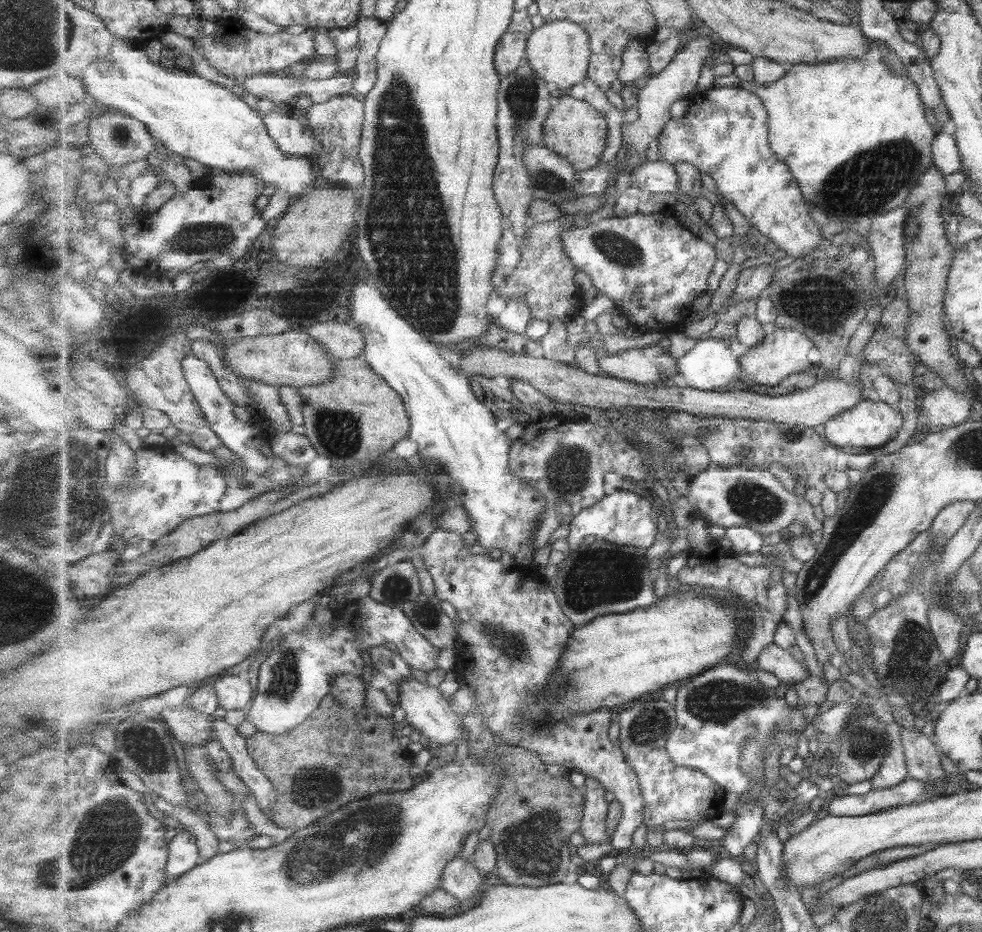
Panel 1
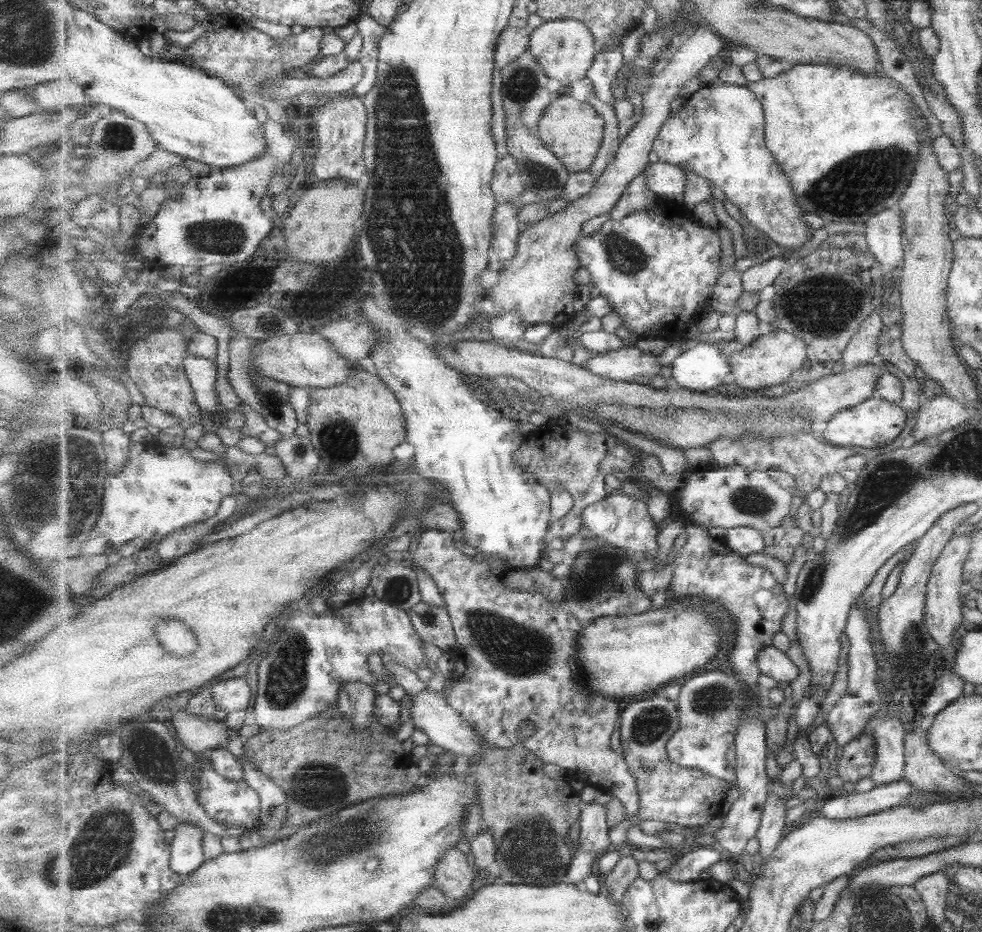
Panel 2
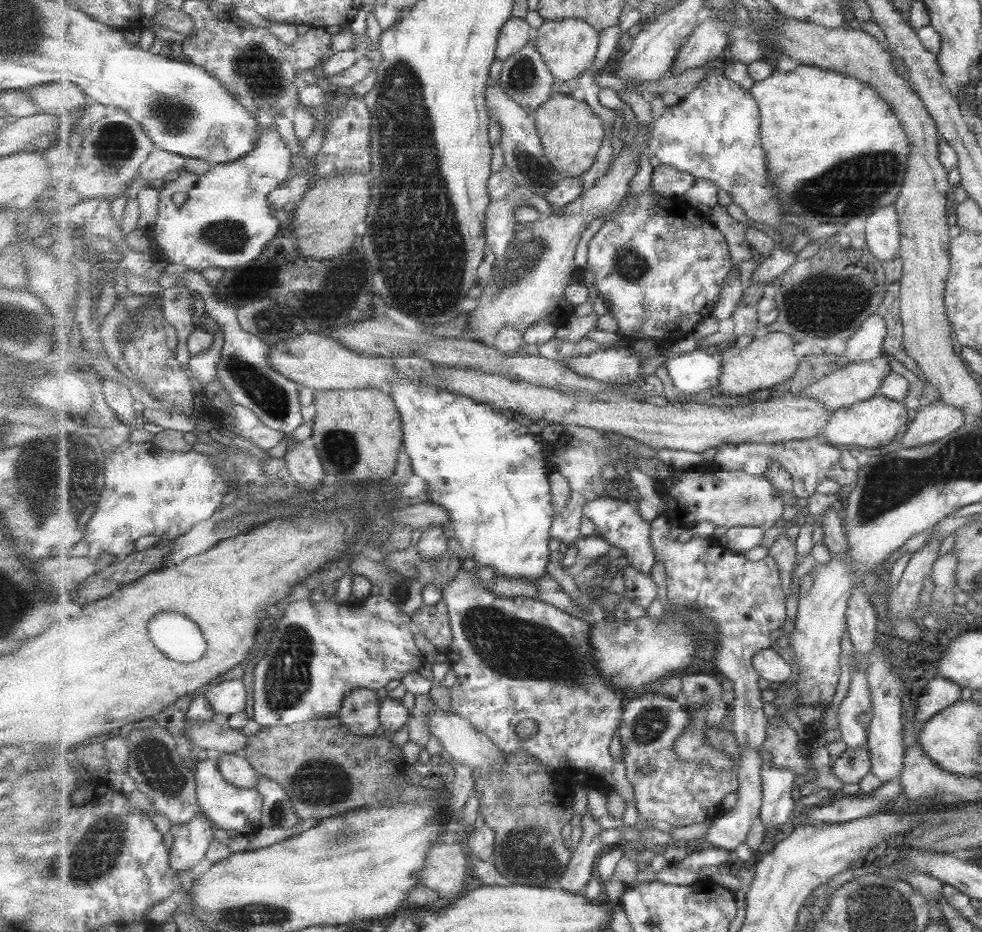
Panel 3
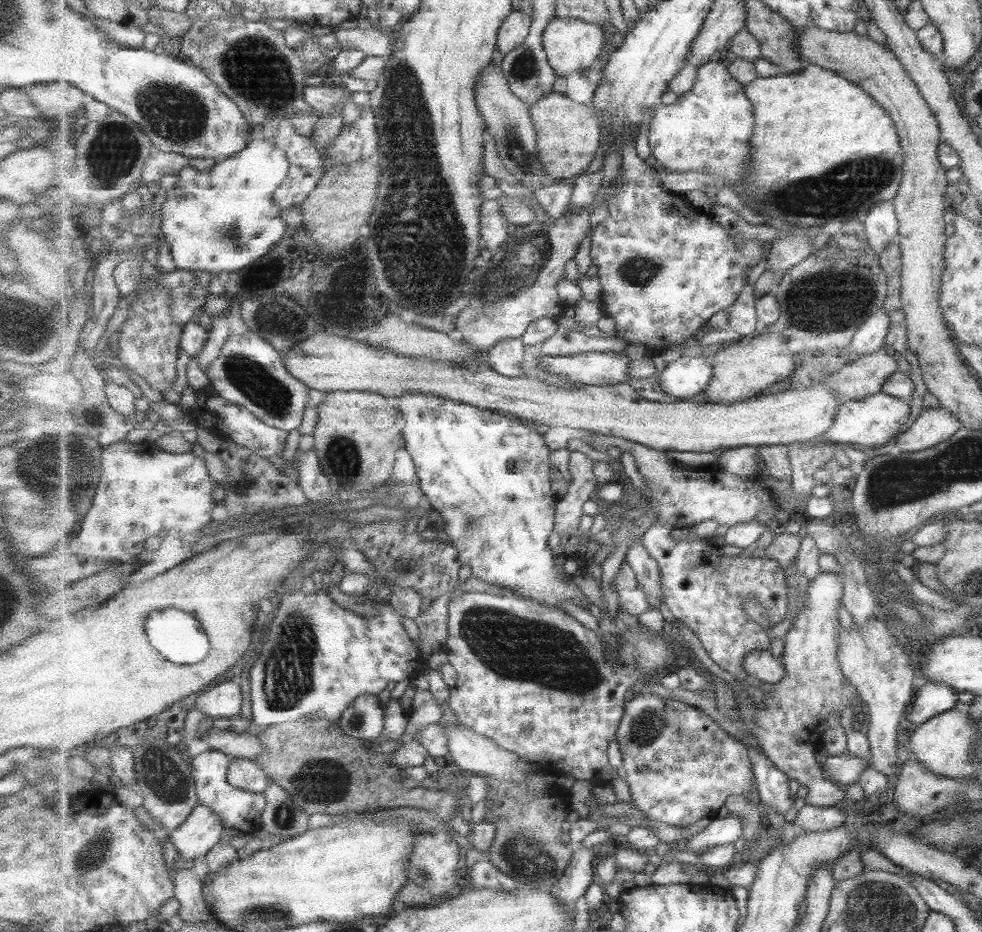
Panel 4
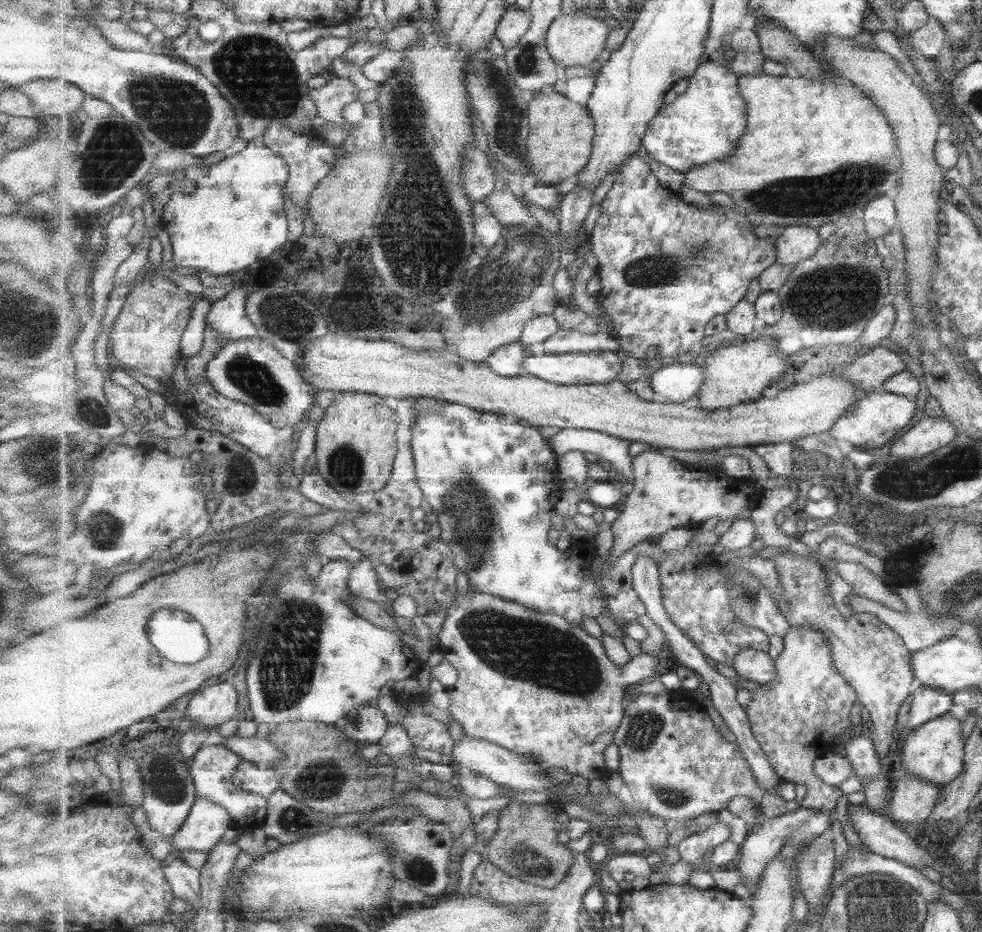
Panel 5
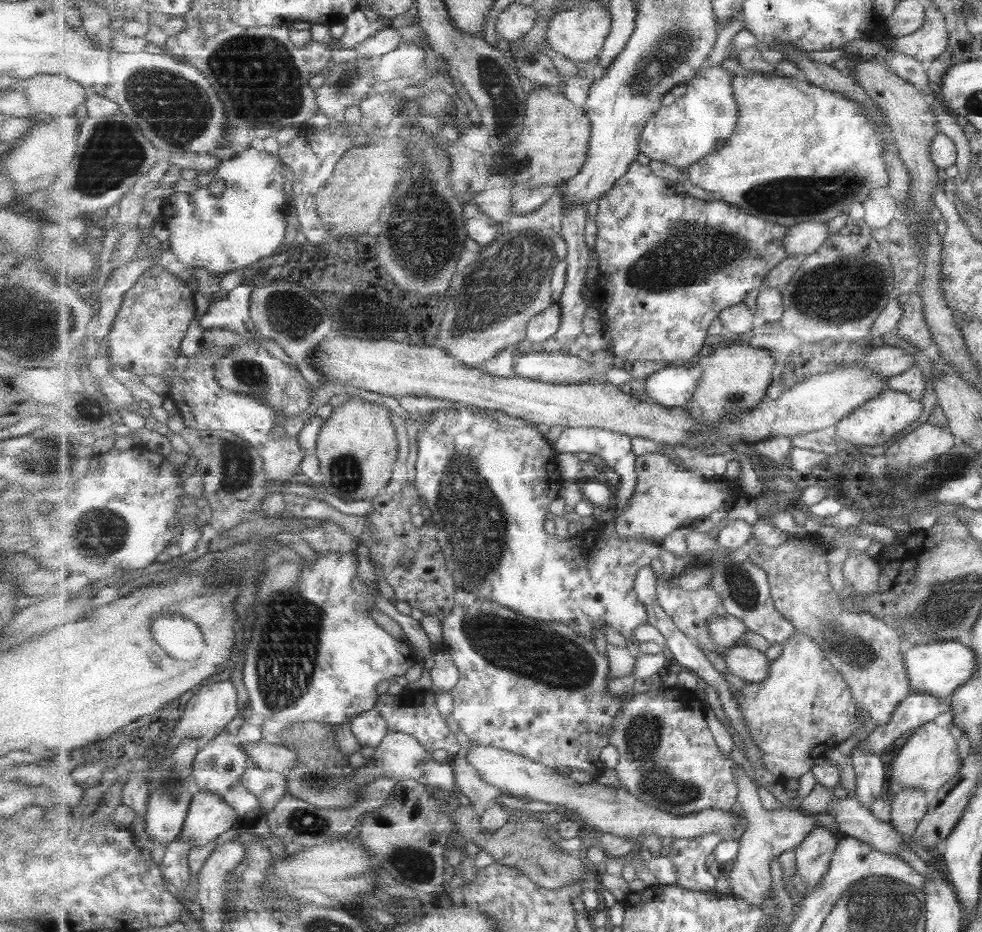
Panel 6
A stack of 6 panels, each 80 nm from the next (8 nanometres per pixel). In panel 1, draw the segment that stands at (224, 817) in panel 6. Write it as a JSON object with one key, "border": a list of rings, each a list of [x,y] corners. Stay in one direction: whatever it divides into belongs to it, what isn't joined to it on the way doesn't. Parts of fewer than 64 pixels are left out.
{"border":[[[177,831],[177,834],[169,842],[169,859],[167,862],[167,874],[171,879],[177,879],[206,862],[201,858],[197,838],[193,832]]]}

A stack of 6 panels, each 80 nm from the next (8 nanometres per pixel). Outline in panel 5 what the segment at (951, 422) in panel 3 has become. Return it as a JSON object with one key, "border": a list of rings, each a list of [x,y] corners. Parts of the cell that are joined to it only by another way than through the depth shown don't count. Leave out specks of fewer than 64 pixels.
{"border":[[[921,416],[910,428],[899,434],[899,440],[893,444],[889,456],[905,461],[923,458],[949,446],[957,437],[957,428],[946,416]]]}

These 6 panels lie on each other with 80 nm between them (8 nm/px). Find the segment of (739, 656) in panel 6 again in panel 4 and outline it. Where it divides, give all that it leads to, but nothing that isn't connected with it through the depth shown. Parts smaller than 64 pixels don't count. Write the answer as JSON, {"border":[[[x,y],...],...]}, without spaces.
{"border":[[[769,650],[750,652],[745,657],[744,669],[749,676],[767,684],[775,684],[786,675],[782,657],[773,656]]]}

